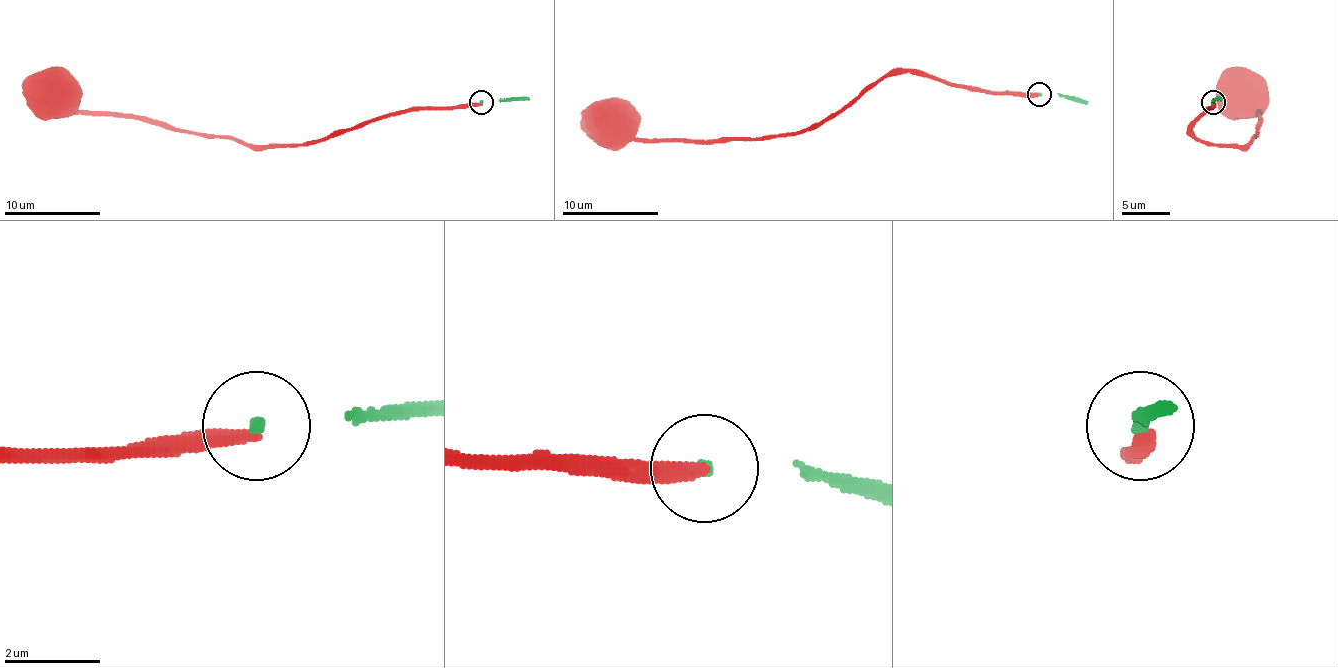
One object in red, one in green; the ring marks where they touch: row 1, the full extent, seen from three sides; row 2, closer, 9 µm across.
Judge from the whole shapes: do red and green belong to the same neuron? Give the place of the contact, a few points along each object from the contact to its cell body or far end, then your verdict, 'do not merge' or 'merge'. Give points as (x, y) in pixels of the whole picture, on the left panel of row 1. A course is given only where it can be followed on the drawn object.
(481, 102) | red via (481, 102), (388, 115), (304, 143), (251, 146), (131, 117), (83, 115), (64, 90), (52, 90), (49, 98) | green via (481, 102), (529, 98) | do not merge

